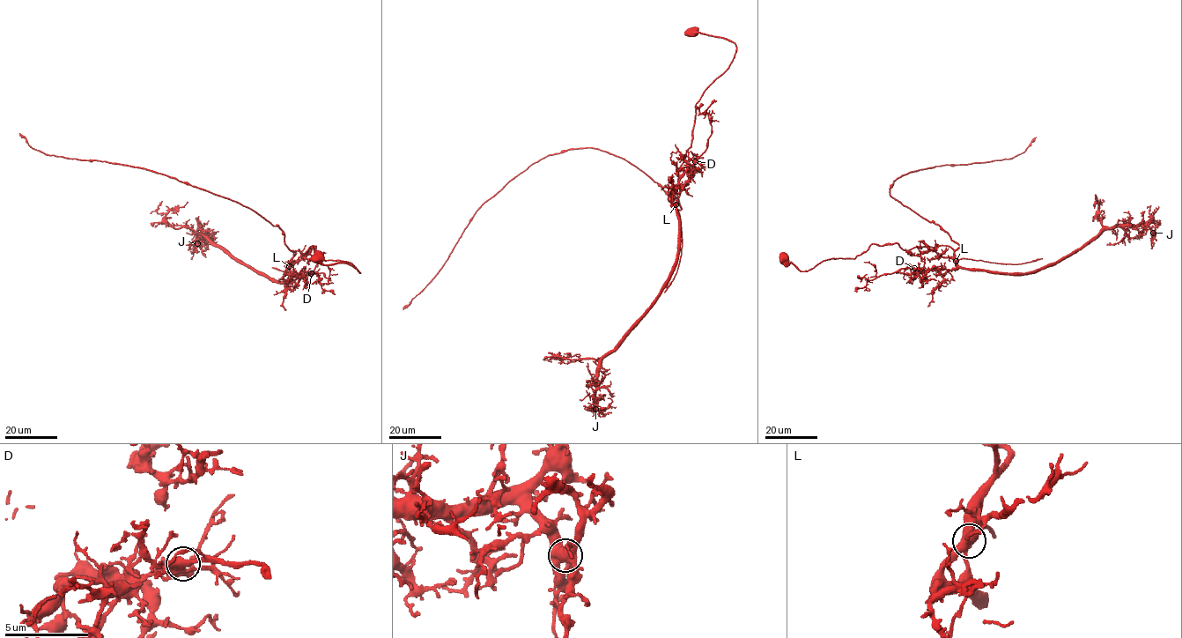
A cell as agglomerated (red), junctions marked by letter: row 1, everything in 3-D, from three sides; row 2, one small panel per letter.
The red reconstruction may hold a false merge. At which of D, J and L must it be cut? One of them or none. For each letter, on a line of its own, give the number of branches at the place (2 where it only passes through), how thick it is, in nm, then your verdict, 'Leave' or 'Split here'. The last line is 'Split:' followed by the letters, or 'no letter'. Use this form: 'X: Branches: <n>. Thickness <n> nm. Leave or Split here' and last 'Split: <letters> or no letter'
D: Branches: 4. Thickness 480 nm. Leave
J: Branches: 4. Thickness 480 nm. Leave
L: Branches: 4. Thickness 550 nm. Leave
Split: no letter

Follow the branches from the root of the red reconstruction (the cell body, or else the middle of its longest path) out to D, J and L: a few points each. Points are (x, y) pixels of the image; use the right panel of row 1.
D: (784, 258), (808, 271), (827, 259), (854, 258), (872, 244), (954, 251), (955, 268), (914, 268)
J: (784, 258), (808, 271), (872, 244), (947, 245), (961, 267), (1029, 273), (1105, 229), (1153, 233)
L: (784, 258), (808, 271), (827, 259), (854, 258), (872, 244), (897, 243), (906, 250), (947, 245), (956, 261)

